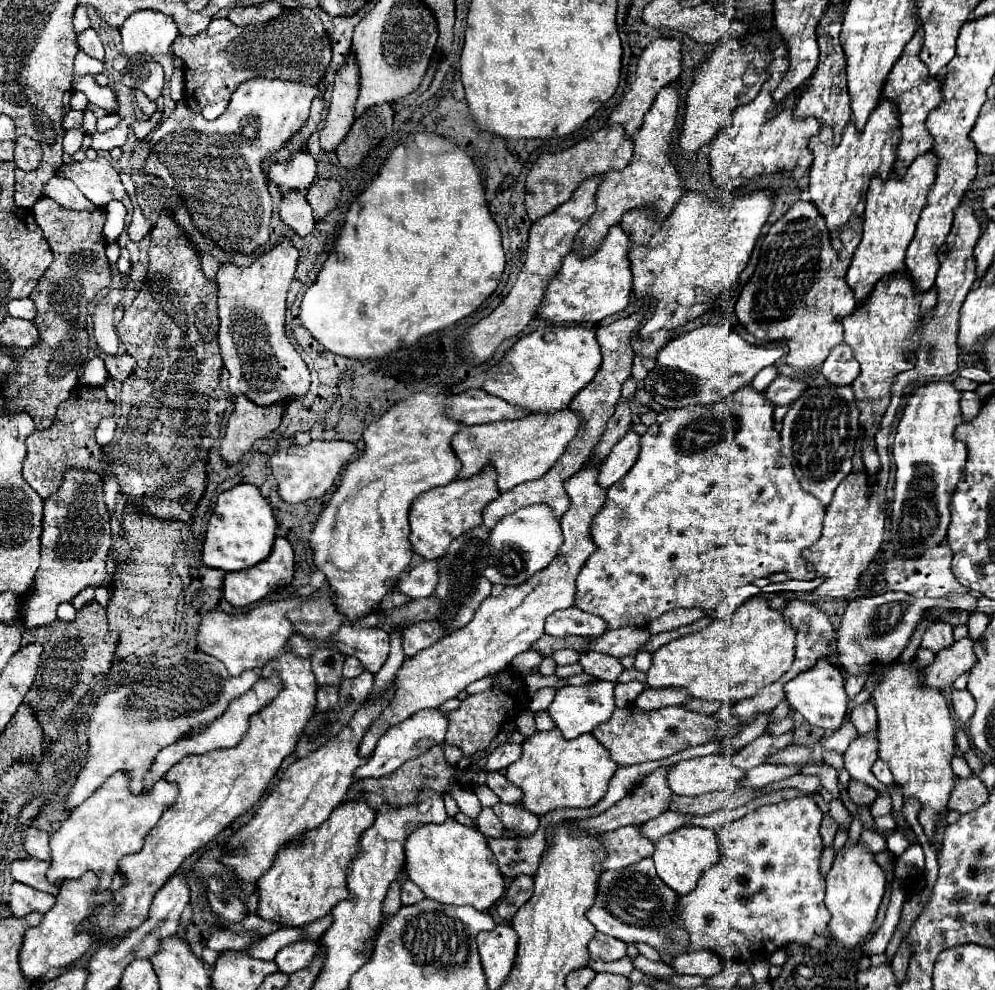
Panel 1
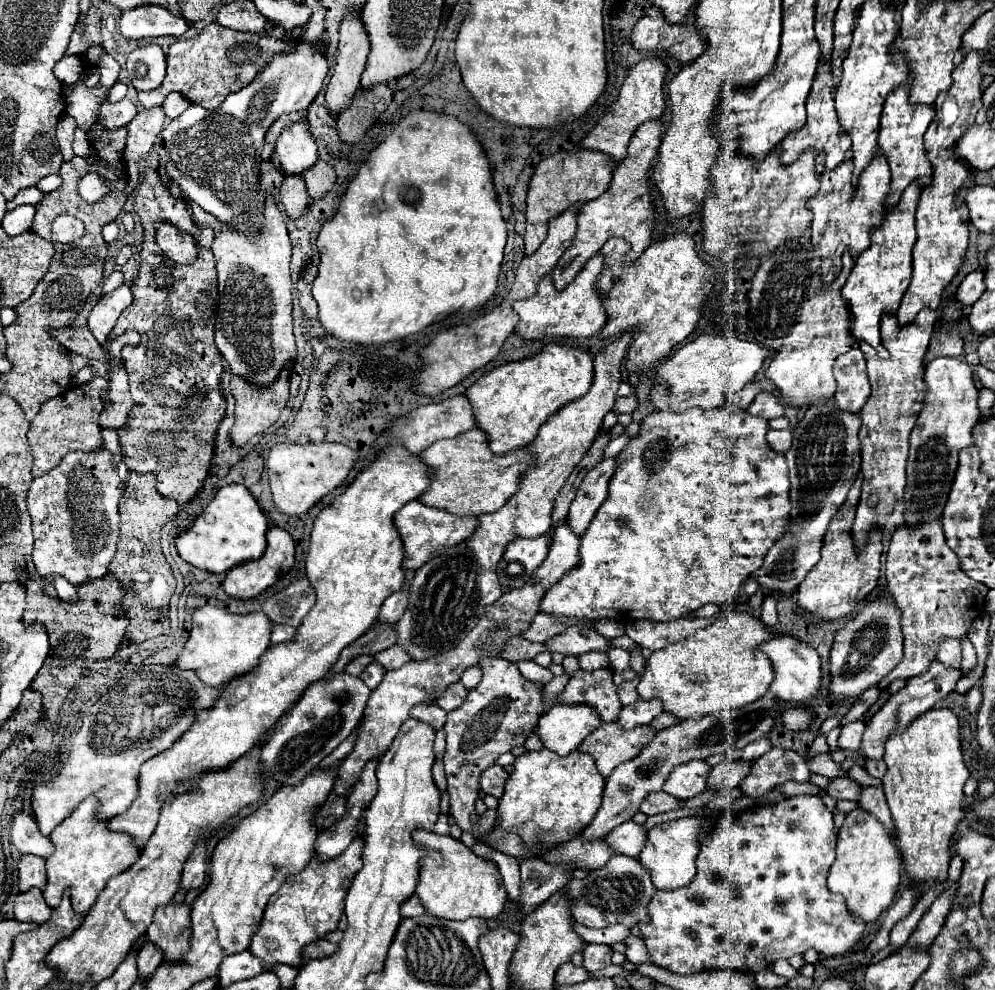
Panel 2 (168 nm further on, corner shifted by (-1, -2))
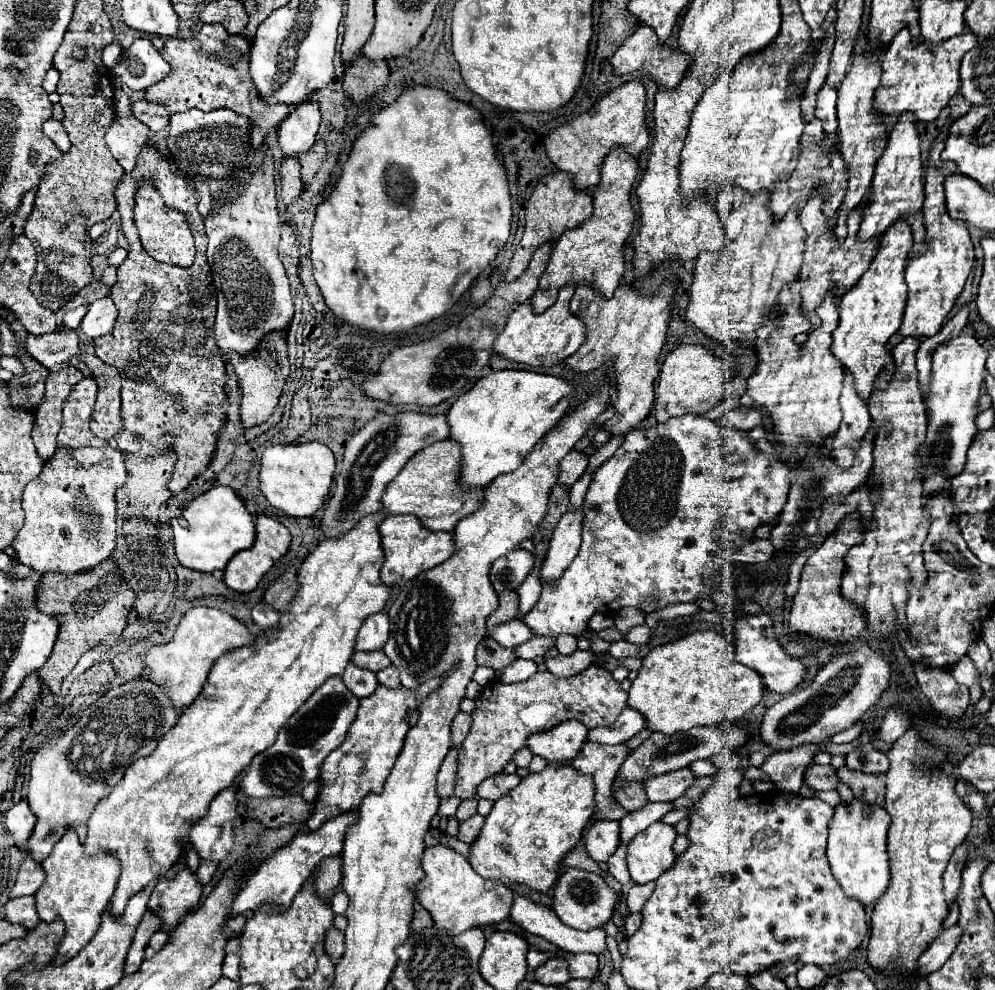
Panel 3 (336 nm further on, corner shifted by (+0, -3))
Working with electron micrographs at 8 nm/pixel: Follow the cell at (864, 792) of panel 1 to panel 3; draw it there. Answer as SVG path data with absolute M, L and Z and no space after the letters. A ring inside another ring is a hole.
M811 765L805 773L805 783L815 791L831 791L839 787L839 779L835 777L835 769L831 765Z

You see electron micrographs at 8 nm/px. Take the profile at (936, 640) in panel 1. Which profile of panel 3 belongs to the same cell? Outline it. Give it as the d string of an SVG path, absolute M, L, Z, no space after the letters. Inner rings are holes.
M965 655L965 657L961 657L955 665L951 665L951 675L955 677L955 681L971 687L971 685L977 681L979 671L977 671L975 663Z

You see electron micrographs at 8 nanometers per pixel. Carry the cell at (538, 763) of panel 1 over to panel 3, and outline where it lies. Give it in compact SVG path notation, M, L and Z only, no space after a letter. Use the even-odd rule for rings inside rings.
M547 765L539 773L529 773L521 779L521 783L511 793L507 793L495 803L493 811L485 819L485 825L477 841L471 845L469 863L483 879L489 879L487 885L503 883L509 887L517 883L545 893L553 887L557 879L561 859L581 839L585 825L593 817L595 811L593 807L595 807L595 783L591 781L591 777L583 773L575 773L571 765L557 765L557 767Z

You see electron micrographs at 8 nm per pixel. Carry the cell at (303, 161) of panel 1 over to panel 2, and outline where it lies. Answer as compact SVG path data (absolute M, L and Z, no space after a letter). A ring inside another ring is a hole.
M290 122L284 126L276 140L274 162L284 170L286 176L302 174L318 160L316 140L312 138L308 122Z

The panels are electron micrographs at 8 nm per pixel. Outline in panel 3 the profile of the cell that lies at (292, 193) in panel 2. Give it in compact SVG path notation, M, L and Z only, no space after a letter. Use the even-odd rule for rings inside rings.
M295 157L283 159L281 165L281 199L285 205L291 205L301 193L303 193L303 183L301 183L301 165Z

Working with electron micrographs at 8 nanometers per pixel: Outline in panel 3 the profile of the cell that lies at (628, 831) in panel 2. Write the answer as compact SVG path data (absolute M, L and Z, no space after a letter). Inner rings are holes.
M593 821L587 829L587 851L593 861L607 861L621 845L619 821Z

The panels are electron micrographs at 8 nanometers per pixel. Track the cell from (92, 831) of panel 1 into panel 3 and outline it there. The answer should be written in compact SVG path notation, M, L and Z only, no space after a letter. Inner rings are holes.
M67 829L41 865L47 873L47 879L35 893L37 911L43 921L55 921L55 915L65 921L65 939L53 959L53 963L61 965L75 957L97 933L101 913L111 901L111 893L115 893L115 885L119 881L119 857L115 857L115 853L87 855L85 845L79 841L77 833Z

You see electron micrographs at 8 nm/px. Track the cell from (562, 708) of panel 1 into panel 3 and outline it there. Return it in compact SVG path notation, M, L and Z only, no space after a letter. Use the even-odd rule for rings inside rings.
M571 719L555 725L553 729L531 735L527 747L547 761L571 761L579 755L583 743L587 741L587 733L589 729L583 721Z

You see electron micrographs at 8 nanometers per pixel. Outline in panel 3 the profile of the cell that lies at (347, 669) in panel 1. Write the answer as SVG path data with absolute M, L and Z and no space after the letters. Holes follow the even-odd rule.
M375 651L375 653L353 653L351 663L361 667L361 669L369 669L369 671L379 671L387 665L391 665L391 661L387 659L387 655L383 651Z

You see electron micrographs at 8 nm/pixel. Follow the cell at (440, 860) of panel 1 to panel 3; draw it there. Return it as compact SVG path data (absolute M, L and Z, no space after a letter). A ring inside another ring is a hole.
M427 847L421 865L425 871L425 879L417 885L417 901L431 913L437 927L451 933L463 933L465 929L493 925L509 917L513 891L505 885L495 885L493 889L487 889L487 881L483 881L483 877L473 871L469 861L451 847Z

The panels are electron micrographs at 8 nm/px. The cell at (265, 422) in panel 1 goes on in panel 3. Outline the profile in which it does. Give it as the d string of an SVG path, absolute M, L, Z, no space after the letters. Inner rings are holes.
M271 333L263 339L263 349L257 349L249 357L239 357L237 353L229 355L229 363L233 365L233 371L239 379L241 387L241 423L243 429L251 429L255 425L265 423L279 401L279 395L283 391L285 379L289 375L289 361L287 361L287 343L283 333Z

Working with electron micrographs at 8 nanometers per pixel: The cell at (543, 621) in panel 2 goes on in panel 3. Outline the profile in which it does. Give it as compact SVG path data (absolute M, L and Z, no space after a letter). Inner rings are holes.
M515 619L511 623L505 623L505 627L497 627L497 631L491 635L491 639L495 639L497 643L505 645L505 647L517 647L523 641L529 641L533 637L533 629L529 629L525 625L525 621Z

